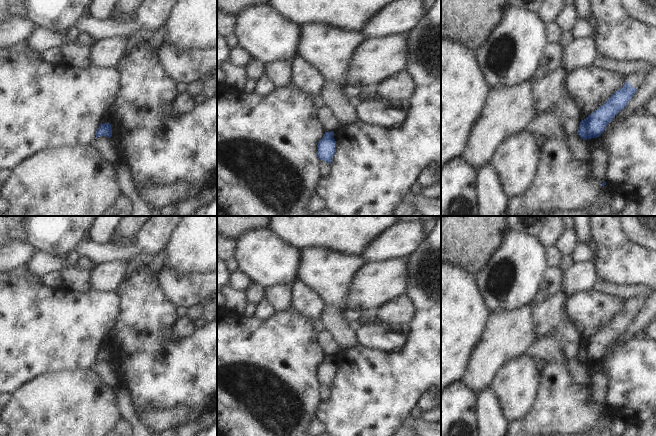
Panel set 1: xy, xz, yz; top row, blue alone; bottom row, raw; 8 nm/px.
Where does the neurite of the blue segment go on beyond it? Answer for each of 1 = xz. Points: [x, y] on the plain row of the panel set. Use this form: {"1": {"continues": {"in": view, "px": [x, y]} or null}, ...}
{"1": {"continues": null}}

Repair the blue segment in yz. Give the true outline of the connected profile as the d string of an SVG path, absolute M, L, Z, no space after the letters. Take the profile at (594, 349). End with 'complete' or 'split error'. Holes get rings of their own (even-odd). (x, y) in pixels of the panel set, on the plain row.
M635 297L627 300L624 310L617 314L603 329L580 346L577 354L583 363L599 361L606 353L608 347L626 331L635 316L640 312L645 299Z | split error

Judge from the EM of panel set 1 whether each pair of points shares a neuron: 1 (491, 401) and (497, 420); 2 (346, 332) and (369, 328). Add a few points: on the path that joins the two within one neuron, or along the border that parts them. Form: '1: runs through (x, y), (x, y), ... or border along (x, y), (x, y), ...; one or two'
1: runs through (491, 406), (492, 415); one
2: border along (355, 325), (355, 335), (358, 343); two

